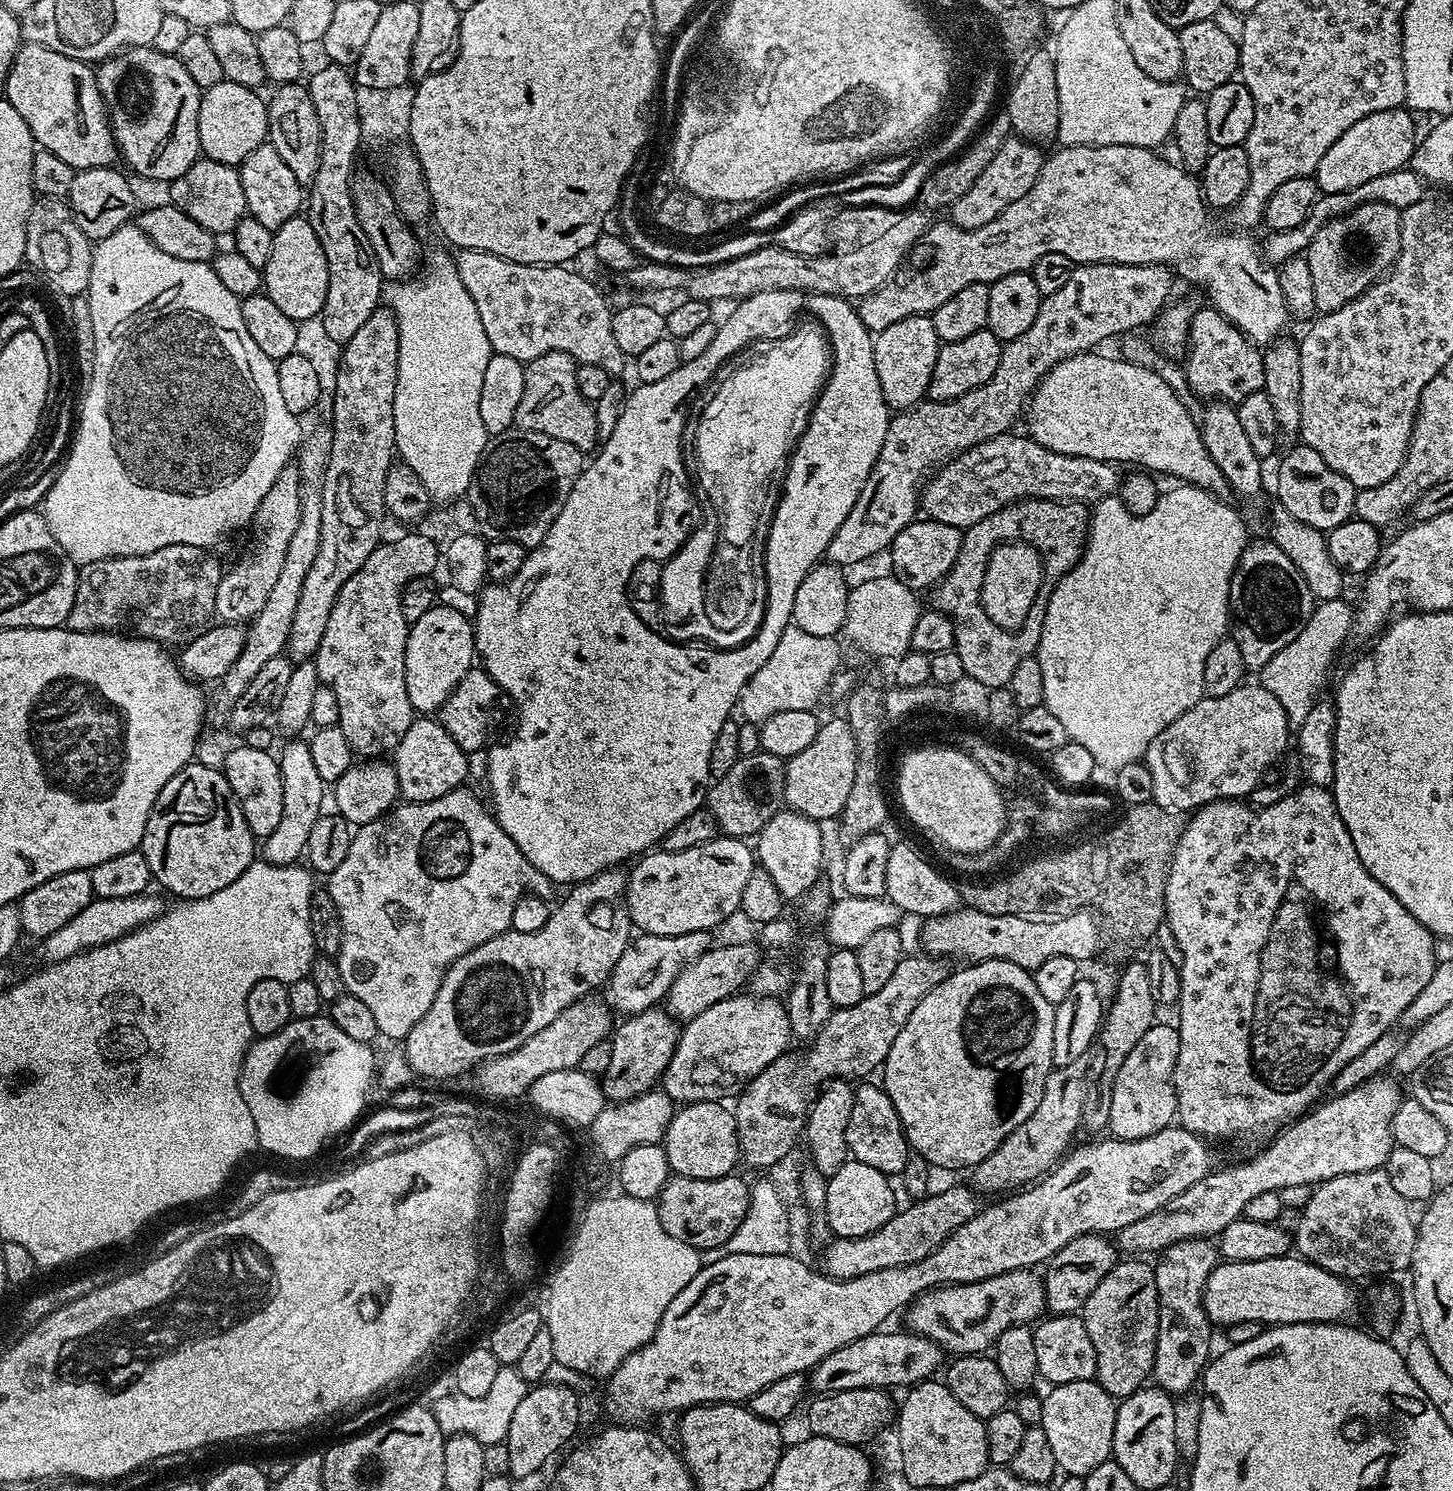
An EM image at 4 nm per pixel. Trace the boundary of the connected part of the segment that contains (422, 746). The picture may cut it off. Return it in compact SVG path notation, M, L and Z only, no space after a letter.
M416 718L397 746L394 759L399 795L407 803L417 804L442 798L442 794L450 794L450 790L461 787L468 776L470 756L460 749L454 738L450 738L439 719Z

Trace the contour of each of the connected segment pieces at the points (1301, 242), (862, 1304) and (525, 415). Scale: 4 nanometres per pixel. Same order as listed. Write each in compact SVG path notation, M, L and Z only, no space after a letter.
M1405 166L1398 170L1390 170L1390 174L1381 174L1378 178L1370 178L1370 182L1362 182L1362 186L1354 186L1354 190L1323 193L1317 199L1316 205L1310 210L1306 222L1302 222L1302 226L1298 226L1294 230L1268 232L1265 235L1264 242L1262 240L1263 259L1272 266L1285 264L1290 257L1301 255L1307 249L1314 234L1318 234L1320 224L1330 222L1334 218L1370 202L1382 202L1386 206L1394 206L1401 210L1406 206L1414 206L1414 202L1425 199L1424 188L1426 189L1425 181L1420 179L1419 174L1413 172L1411 167Z
M1169 1126L1158 1130L1158 1134L1154 1134L1150 1138L1138 1138L1137 1140L1107 1139L1100 1140L1097 1144L1086 1144L1082 1148L1076 1150L1074 1148L1069 1151L1047 1176L1015 1194L999 1199L1002 1201L992 1205L985 1212L984 1209L977 1211L976 1216L970 1218L970 1222L960 1226L950 1238L946 1238L946 1242L942 1242L942 1246L938 1250L934 1250L926 1258L922 1258L922 1262L914 1262L910 1266L894 1266L890 1270L878 1270L874 1274L866 1274L862 1278L850 1278L849 1280L835 1280L832 1276L825 1276L813 1265L812 1269L810 1265L803 1264L798 1257L794 1256L795 1254L730 1254L729 1257L719 1259L713 1265L701 1267L699 1274L676 1295L674 1302L670 1302L670 1306L666 1306L666 1314L662 1314L650 1342L646 1342L641 1348L630 1353L612 1371L611 1376L607 1377L608 1408L612 1411L613 1416L611 1419L632 1426L637 1422L648 1422L644 1420L650 1419L651 1416L660 1416L663 1412L680 1414L689 1408L696 1408L699 1404L739 1404L751 1401L752 1396L766 1390L766 1386L770 1386L770 1382L778 1382L778 1378L786 1378L790 1374L807 1373L815 1364L822 1362L822 1358L826 1358L826 1354L834 1354L834 1350L838 1350L838 1346L858 1342L858 1338L866 1338L866 1334L881 1331L887 1325L884 1323L899 1308L900 1311L907 1309L908 1305L924 1292L950 1284L969 1284L986 1278L994 1278L998 1274L1006 1274L1010 1270L1018 1270L1019 1268L1035 1269L1051 1260L1054 1254L1058 1254L1058 1250L1062 1250L1062 1246L1066 1246L1066 1242L1070 1242L1079 1236L1085 1236L1091 1232L1117 1234L1124 1227L1130 1226L1131 1223L1138 1222L1146 1215L1154 1214L1160 1207L1166 1206L1166 1202L1178 1198L1178 1194L1182 1194L1182 1190L1190 1190L1190 1186L1194 1186L1194 1182L1198 1182L1203 1176L1208 1175L1213 1167L1212 1152L1208 1149L1211 1147L1206 1143L1204 1137L1196 1136L1193 1132L1187 1132L1179 1126Z
M547 352L524 364L526 383L522 385L522 402L518 402L515 427L550 434L550 438L570 442L570 446L588 454L598 444L598 422L593 401L587 400L578 390L576 365L572 356L565 352Z

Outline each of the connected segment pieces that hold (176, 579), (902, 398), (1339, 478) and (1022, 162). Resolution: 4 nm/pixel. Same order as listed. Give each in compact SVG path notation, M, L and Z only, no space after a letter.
M179 544L162 546L162 550L141 556L111 556L83 565L76 573L74 606L70 606L67 627L76 632L127 630L145 640L156 640L165 646L183 646L194 642L198 634L212 627L216 614L214 594L218 594L222 567L212 554L207 548Z
M931 315L902 318L902 322L894 322L894 326L886 326L886 330L875 333L874 370L878 370L878 382L889 409L915 408L927 397L930 374L934 374L941 343Z
M1300 442L1280 460L1280 469L1276 472L1276 496L1279 507L1284 508L1298 522L1314 526L1327 534L1334 526L1353 519L1356 510L1358 489L1340 473L1336 473L1326 464L1325 459L1310 445Z
M1010 138L1002 142L1002 150L998 150L998 154L990 158L990 166L986 166L986 170L978 174L974 186L970 186L970 190L966 190L966 194L962 194L962 198L952 204L951 223L959 228L986 226L986 222L994 222L994 218L998 218L998 214L1002 214L1006 206L1018 202L1018 198L1022 198L1022 194L1026 194L1034 186L1046 159L1045 153L1040 153L1036 148L1039 147L1035 143L1023 138Z

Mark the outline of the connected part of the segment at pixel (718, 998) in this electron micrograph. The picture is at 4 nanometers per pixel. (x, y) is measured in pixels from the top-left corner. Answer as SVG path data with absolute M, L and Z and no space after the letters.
M724 944L721 948L713 946L702 953L693 964L685 966L678 978L674 978L668 991L667 1011L671 1012L677 1021L687 1022L702 1014L702 1010L722 1002L727 996L737 995L741 991L740 986L751 981L757 966L762 963L761 949L753 944Z

